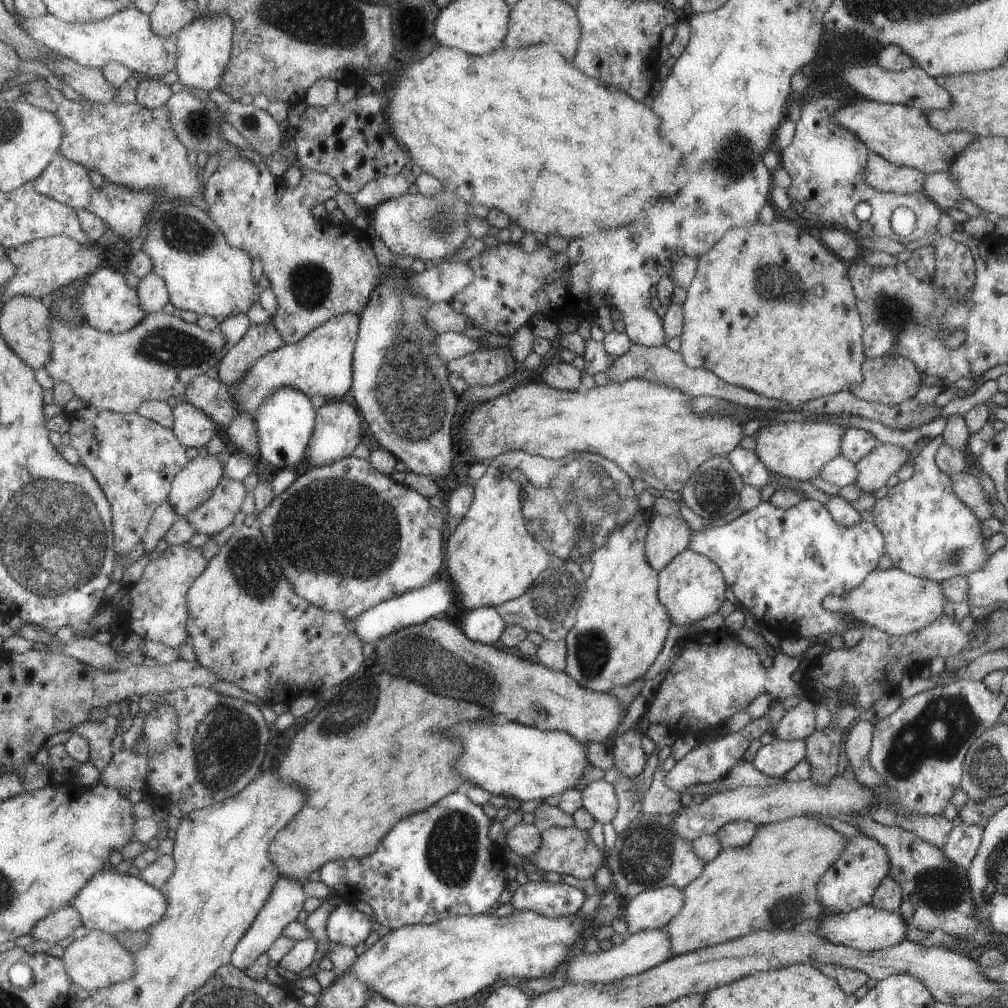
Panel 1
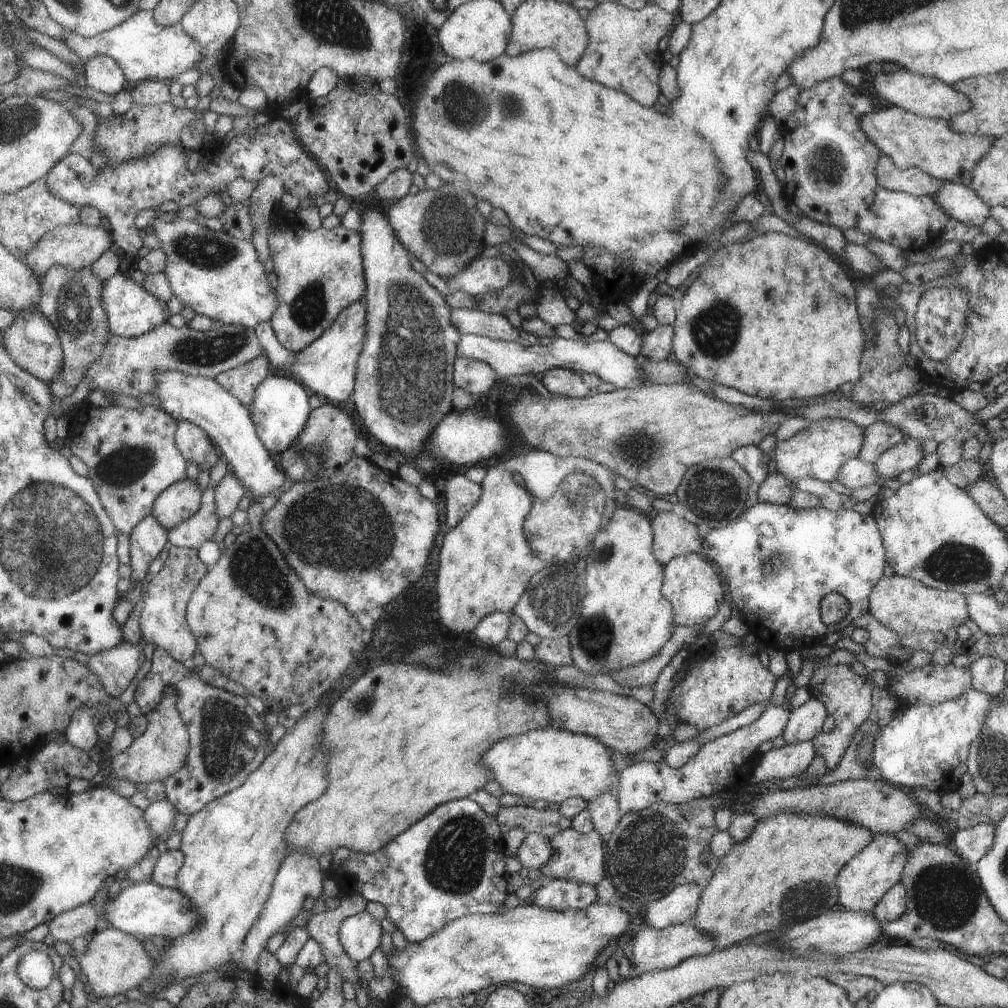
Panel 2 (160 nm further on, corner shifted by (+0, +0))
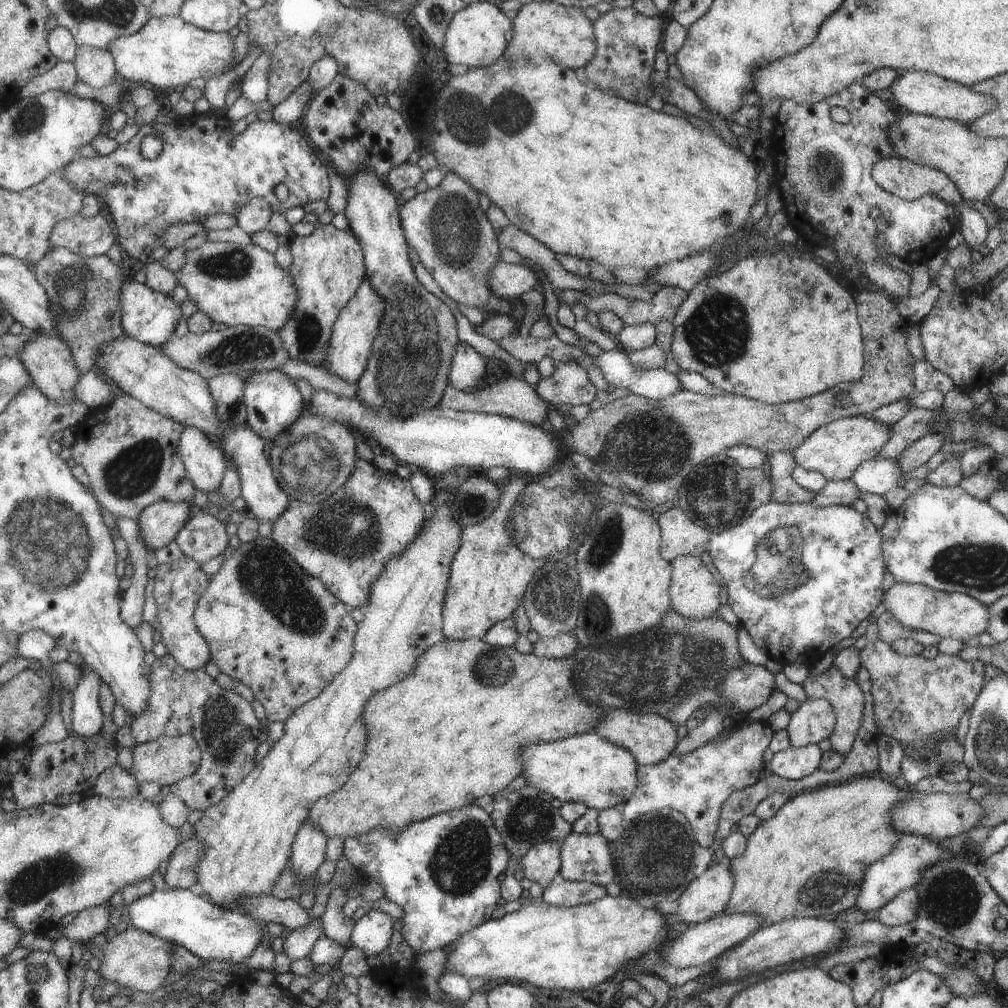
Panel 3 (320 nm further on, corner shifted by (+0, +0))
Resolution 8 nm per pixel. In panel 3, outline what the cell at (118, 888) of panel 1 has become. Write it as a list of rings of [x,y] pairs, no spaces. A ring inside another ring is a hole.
[[[165,888],[157,889],[137,902],[129,904],[127,914],[131,926],[159,936],[174,945],[187,948],[193,954],[207,960],[223,960],[239,964],[248,960],[263,940],[265,924],[241,910],[229,910],[209,898],[195,896],[191,890]]]

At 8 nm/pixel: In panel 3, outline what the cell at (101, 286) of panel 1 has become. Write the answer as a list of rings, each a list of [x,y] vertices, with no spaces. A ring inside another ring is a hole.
[[[132,280],[123,284],[121,314],[123,314],[122,326],[125,336],[139,340],[147,345],[159,347],[174,335],[175,328],[177,328],[177,324],[179,324],[179,320],[183,316],[183,310],[171,298],[171,295],[152,290],[145,283],[139,284],[139,282]]]

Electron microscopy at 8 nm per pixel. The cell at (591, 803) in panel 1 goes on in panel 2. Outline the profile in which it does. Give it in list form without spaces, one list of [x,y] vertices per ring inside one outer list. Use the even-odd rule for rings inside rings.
[[[603,792],[586,802],[593,829],[604,838],[610,835],[621,819],[615,796]]]

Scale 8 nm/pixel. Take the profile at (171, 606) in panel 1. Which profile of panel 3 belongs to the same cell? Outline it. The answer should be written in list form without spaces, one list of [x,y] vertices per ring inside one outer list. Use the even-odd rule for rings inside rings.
[[[183,556],[173,564],[165,562],[157,566],[157,574],[151,586],[158,610],[154,630],[159,632],[167,652],[188,670],[202,670],[211,661],[209,642],[199,632],[194,618],[199,600],[210,584],[209,576],[203,572],[201,565],[203,564],[191,556]]]

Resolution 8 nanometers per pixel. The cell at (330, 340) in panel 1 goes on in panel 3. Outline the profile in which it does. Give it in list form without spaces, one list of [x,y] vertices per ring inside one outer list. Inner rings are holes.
[[[365,277],[362,284],[355,290],[355,294],[351,296],[350,301],[338,314],[337,321],[331,330],[330,342],[327,342],[323,364],[319,368],[327,374],[341,378],[343,382],[356,384],[362,377],[363,370],[366,370],[367,358],[370,358],[371,342],[374,342],[375,336],[378,334],[383,308],[385,308],[383,300],[379,298],[378,294],[375,294],[375,290],[371,288],[371,284]]]

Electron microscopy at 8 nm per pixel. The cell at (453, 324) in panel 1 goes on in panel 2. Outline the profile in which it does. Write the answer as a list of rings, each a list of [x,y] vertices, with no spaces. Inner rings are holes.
[[[452,309],[450,321],[461,334],[517,342],[521,346],[542,345],[541,338],[523,330],[513,328],[504,316],[485,314],[475,309]]]

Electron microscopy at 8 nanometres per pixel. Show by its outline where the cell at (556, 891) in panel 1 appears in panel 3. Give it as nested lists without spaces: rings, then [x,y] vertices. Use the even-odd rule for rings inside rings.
[[[554,879],[541,894],[547,906],[571,907],[588,904],[606,896],[605,888],[585,881]]]

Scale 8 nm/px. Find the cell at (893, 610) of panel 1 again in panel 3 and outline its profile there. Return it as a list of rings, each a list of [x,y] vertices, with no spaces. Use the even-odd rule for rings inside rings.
[[[895,583],[883,590],[883,603],[887,614],[893,616],[897,624],[910,630],[921,630],[940,639],[955,638],[964,642],[985,631],[987,626],[987,608],[970,595],[935,591],[930,587],[916,583]]]

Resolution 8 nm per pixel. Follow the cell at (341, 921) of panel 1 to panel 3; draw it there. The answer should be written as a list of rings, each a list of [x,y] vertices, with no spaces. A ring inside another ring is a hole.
[[[371,909],[352,924],[348,942],[352,950],[360,950],[367,957],[378,955],[381,950],[385,950],[389,938],[391,938],[391,918],[384,912]]]

